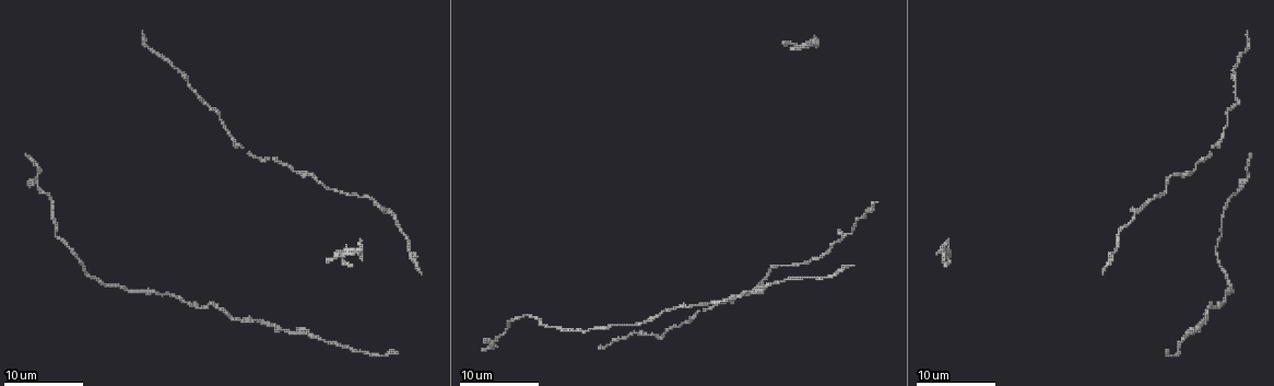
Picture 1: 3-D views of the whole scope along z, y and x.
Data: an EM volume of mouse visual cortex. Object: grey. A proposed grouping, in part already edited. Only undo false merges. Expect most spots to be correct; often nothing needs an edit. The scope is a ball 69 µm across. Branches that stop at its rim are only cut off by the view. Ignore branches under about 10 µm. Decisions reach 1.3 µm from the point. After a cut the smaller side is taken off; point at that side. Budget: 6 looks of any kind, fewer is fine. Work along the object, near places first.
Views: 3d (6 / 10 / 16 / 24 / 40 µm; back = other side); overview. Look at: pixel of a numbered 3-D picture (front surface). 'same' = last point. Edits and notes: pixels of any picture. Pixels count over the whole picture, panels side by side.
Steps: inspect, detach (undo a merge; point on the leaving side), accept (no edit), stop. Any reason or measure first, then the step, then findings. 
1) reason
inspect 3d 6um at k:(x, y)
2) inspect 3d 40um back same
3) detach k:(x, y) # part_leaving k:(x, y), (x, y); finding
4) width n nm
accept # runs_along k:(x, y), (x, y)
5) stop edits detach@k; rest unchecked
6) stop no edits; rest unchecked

calibre changes
inspect 3d 16um at 1:(301, 175)

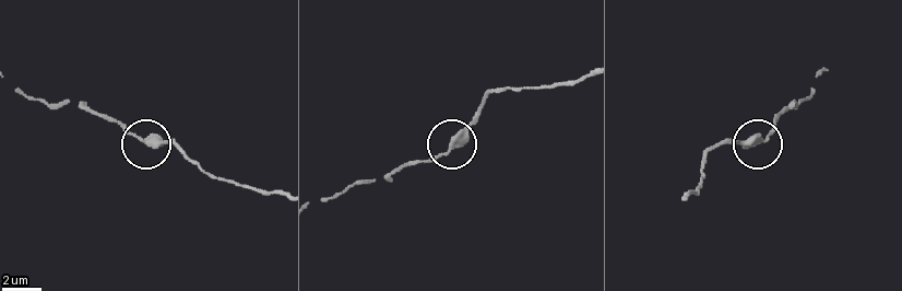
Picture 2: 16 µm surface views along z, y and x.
accept # runs_along 2:(584, 76), (539, 89), (496, 91), (447, 148), (419, 162); all the same neuron

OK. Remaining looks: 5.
sudden change in width
inspect 3d 16um at 1:(1226, 113)

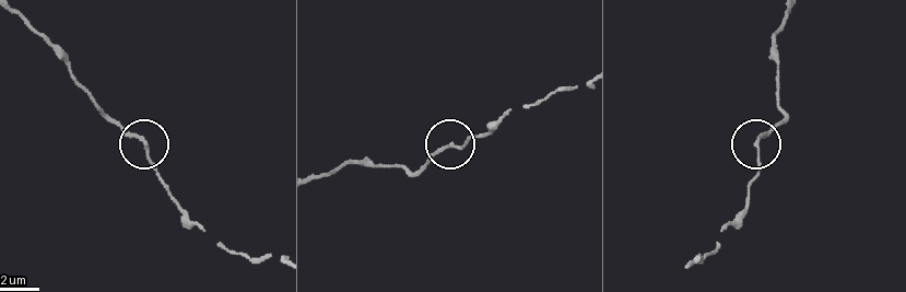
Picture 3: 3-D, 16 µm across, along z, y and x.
inspect 3d 16um back at 3:(145, 146)

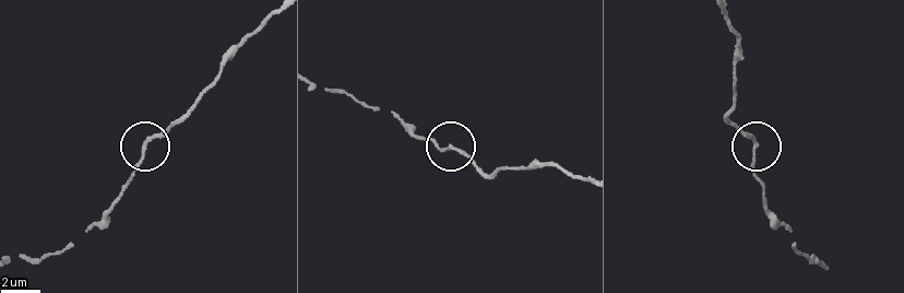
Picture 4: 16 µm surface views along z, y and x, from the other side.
accept # runs_along 4:(824, 265), (795, 245), (765, 201), (756, 145), (729, 119); one neuron here

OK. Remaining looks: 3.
sudden change in width
inspect 3d 10um at 1:(595, 328)

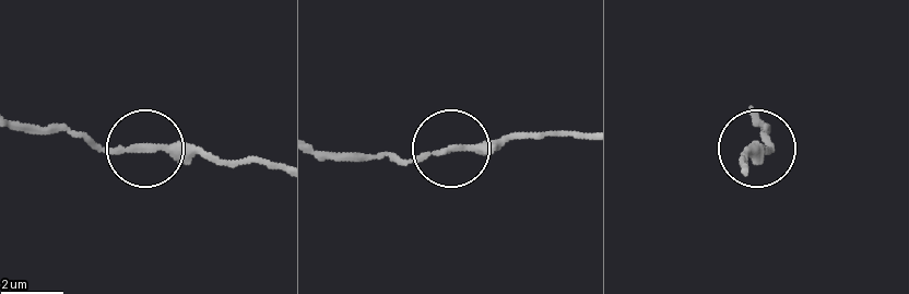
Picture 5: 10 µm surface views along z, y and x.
width 220 nm
accept # runs_along 5:(580, 136), (526, 136), (379, 159); one neuron here

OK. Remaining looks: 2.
stop no edits; rest unchecked

